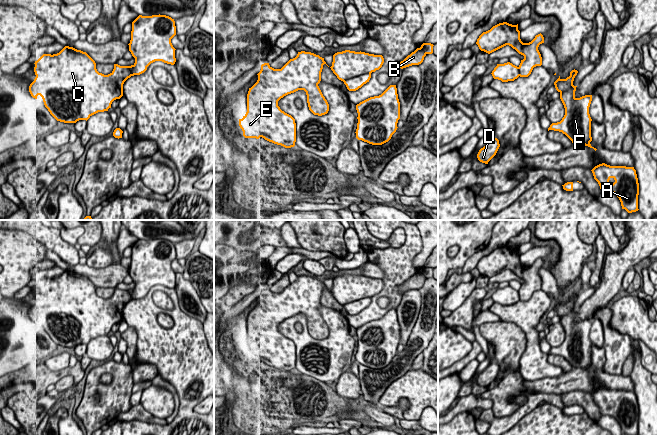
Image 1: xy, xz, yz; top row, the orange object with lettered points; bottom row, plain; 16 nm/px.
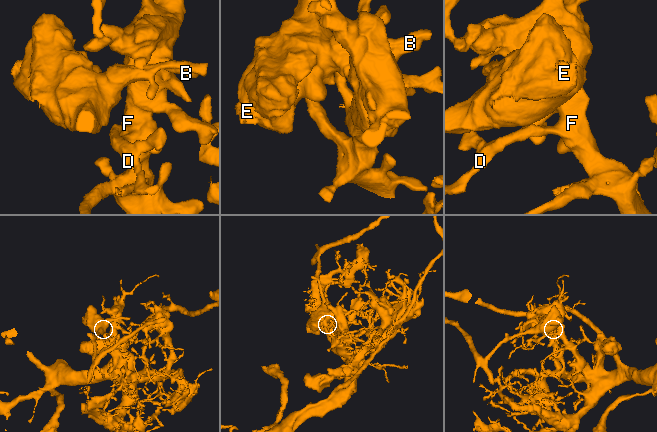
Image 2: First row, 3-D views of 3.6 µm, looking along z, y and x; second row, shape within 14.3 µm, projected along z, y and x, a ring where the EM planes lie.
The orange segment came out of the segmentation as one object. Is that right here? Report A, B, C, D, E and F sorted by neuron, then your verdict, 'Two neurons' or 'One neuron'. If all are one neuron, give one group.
Groups: A B D F / C E. Two neurons

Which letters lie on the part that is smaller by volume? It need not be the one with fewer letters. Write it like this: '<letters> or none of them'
C, E

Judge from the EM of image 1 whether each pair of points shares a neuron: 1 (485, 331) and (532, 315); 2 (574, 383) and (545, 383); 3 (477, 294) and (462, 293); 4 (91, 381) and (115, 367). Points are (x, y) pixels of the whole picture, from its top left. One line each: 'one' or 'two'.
1: two
2: one
3: two
4: one

